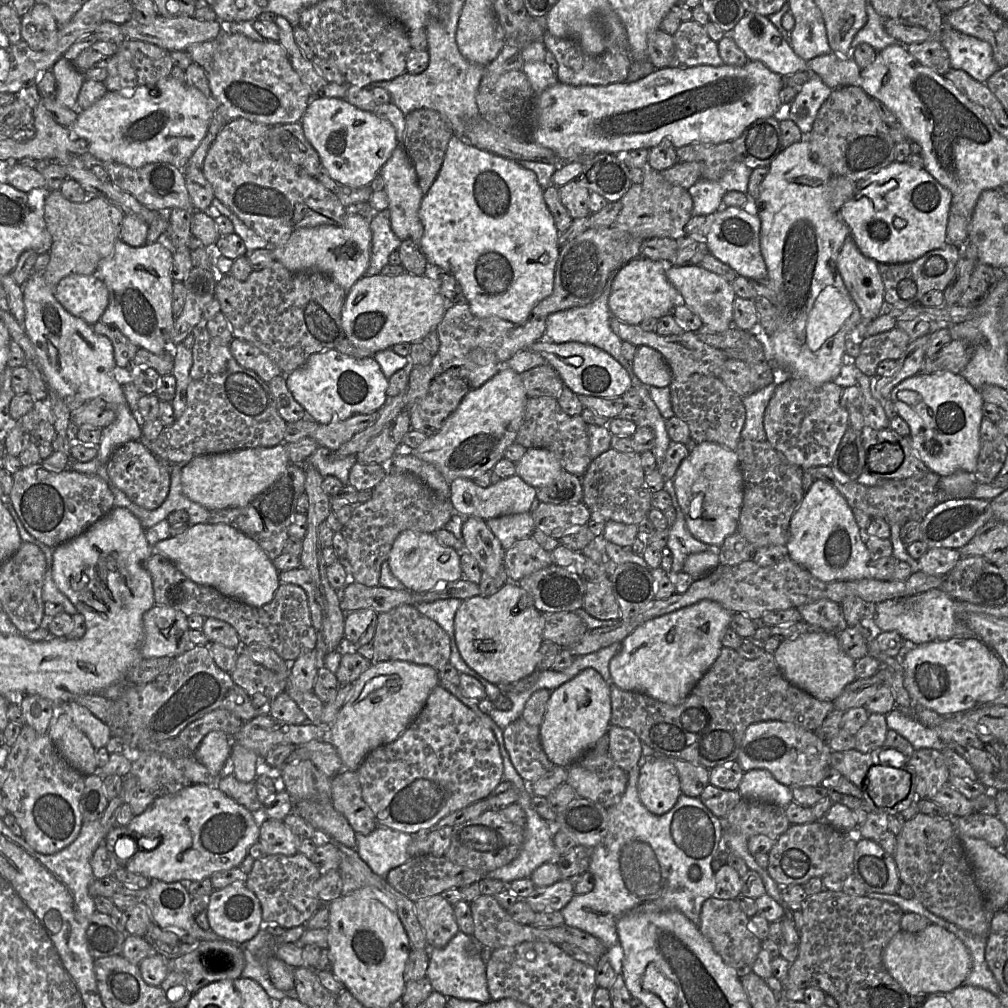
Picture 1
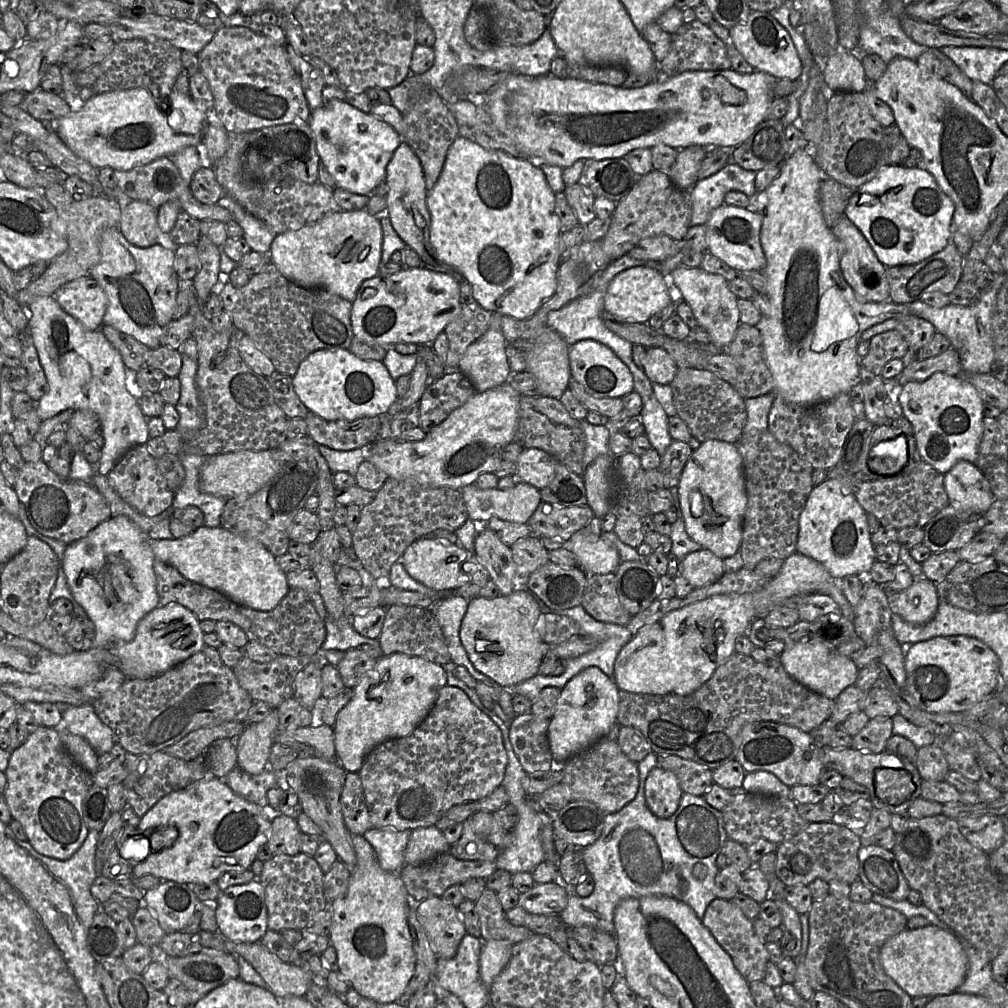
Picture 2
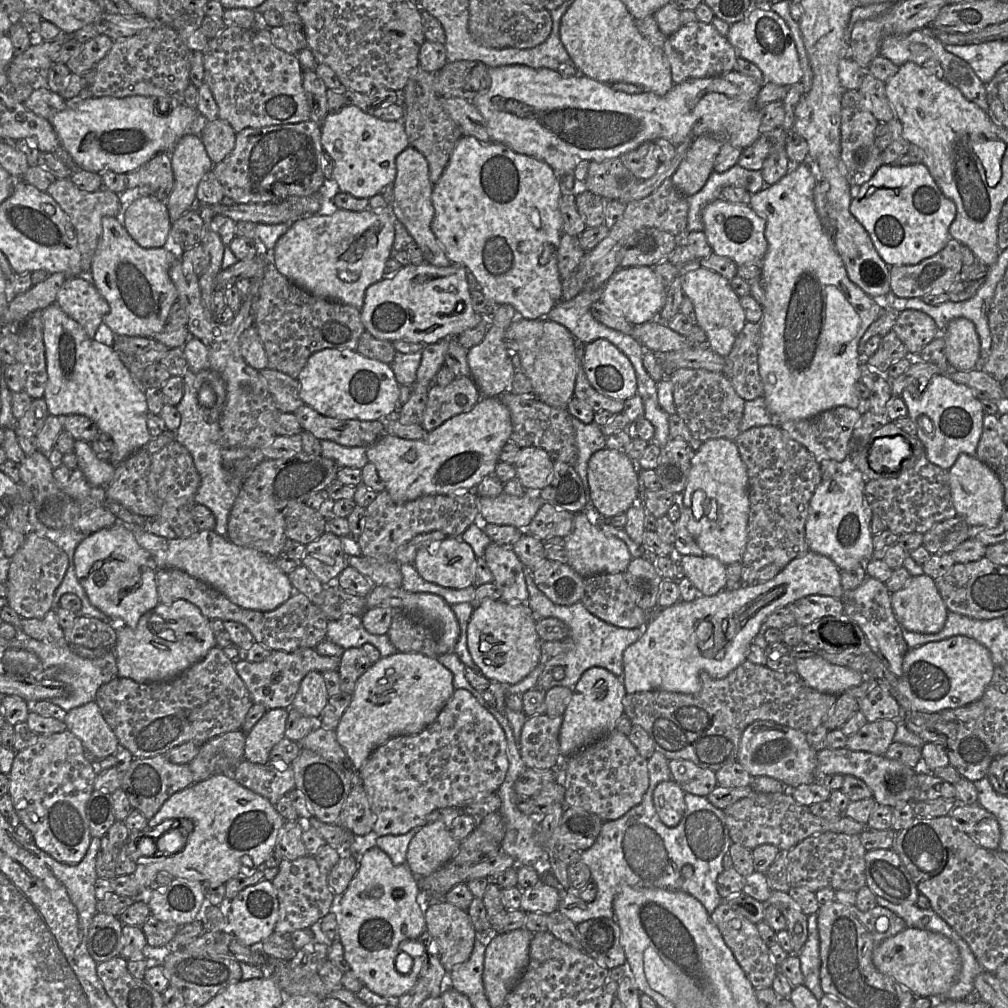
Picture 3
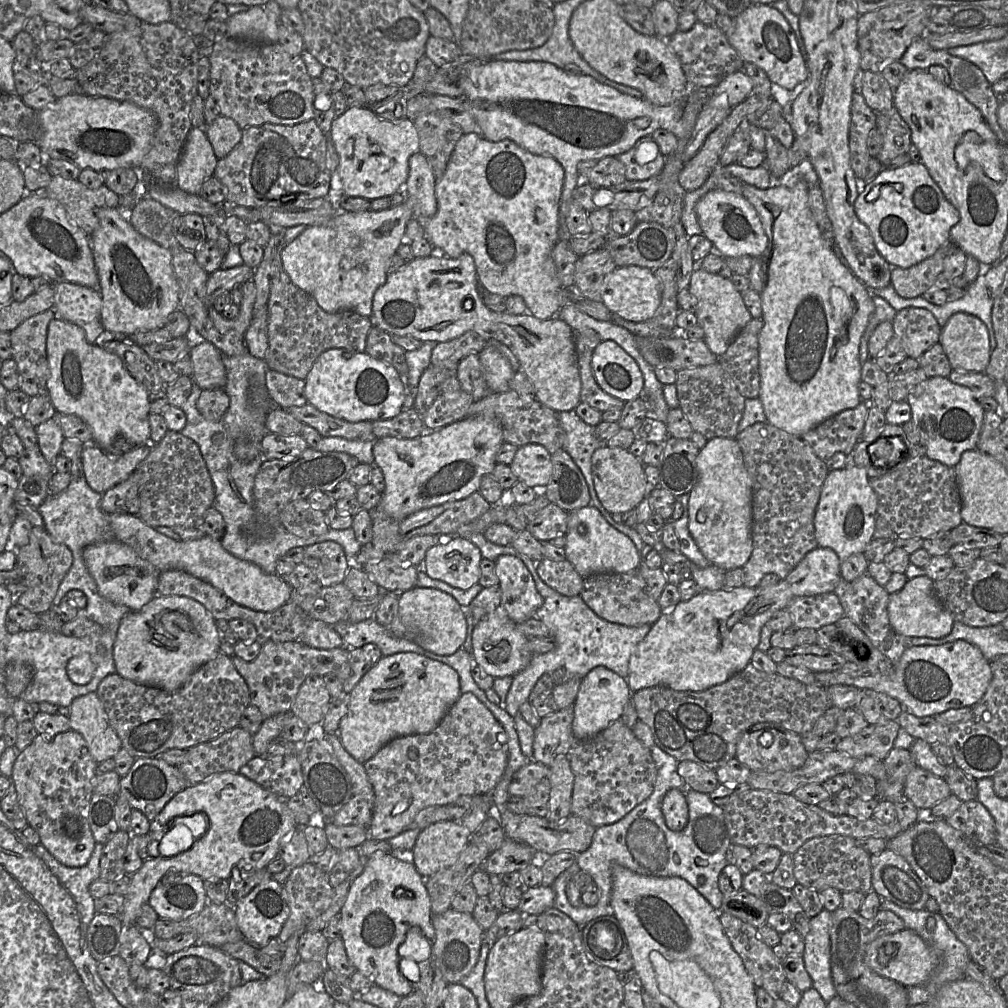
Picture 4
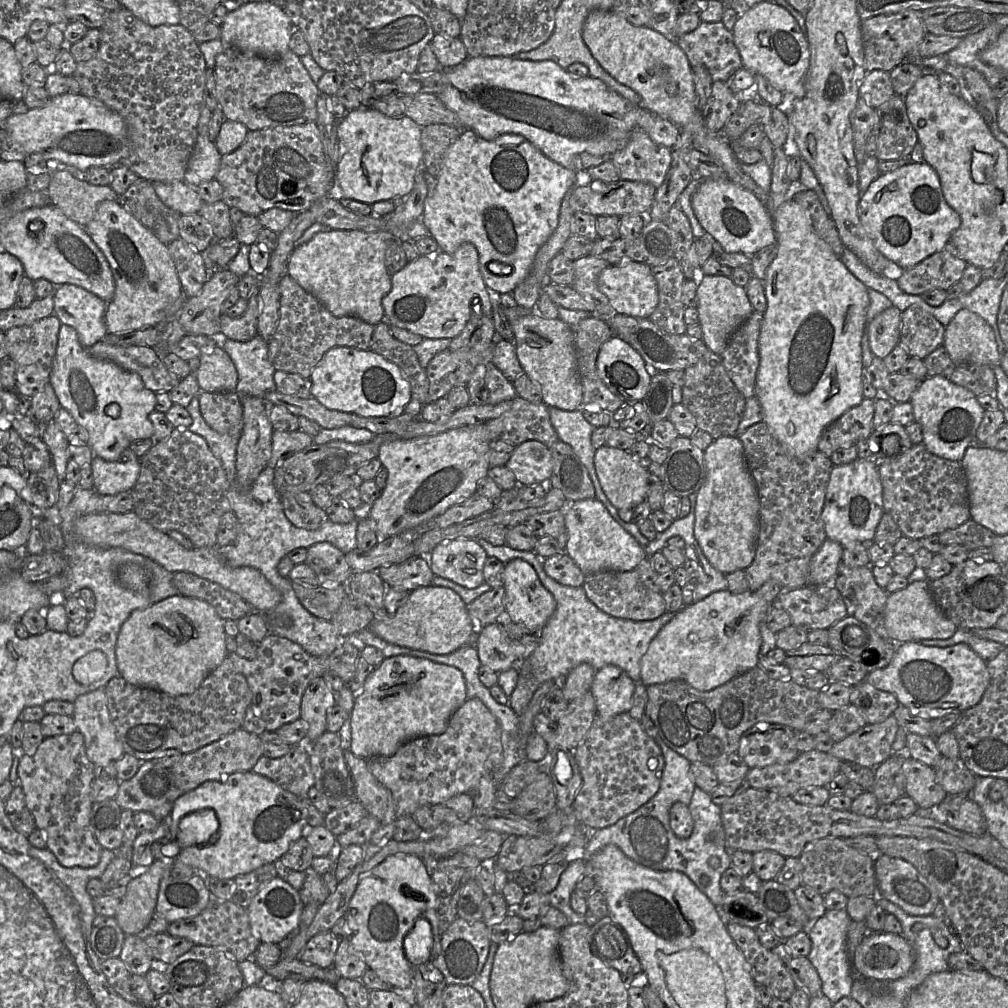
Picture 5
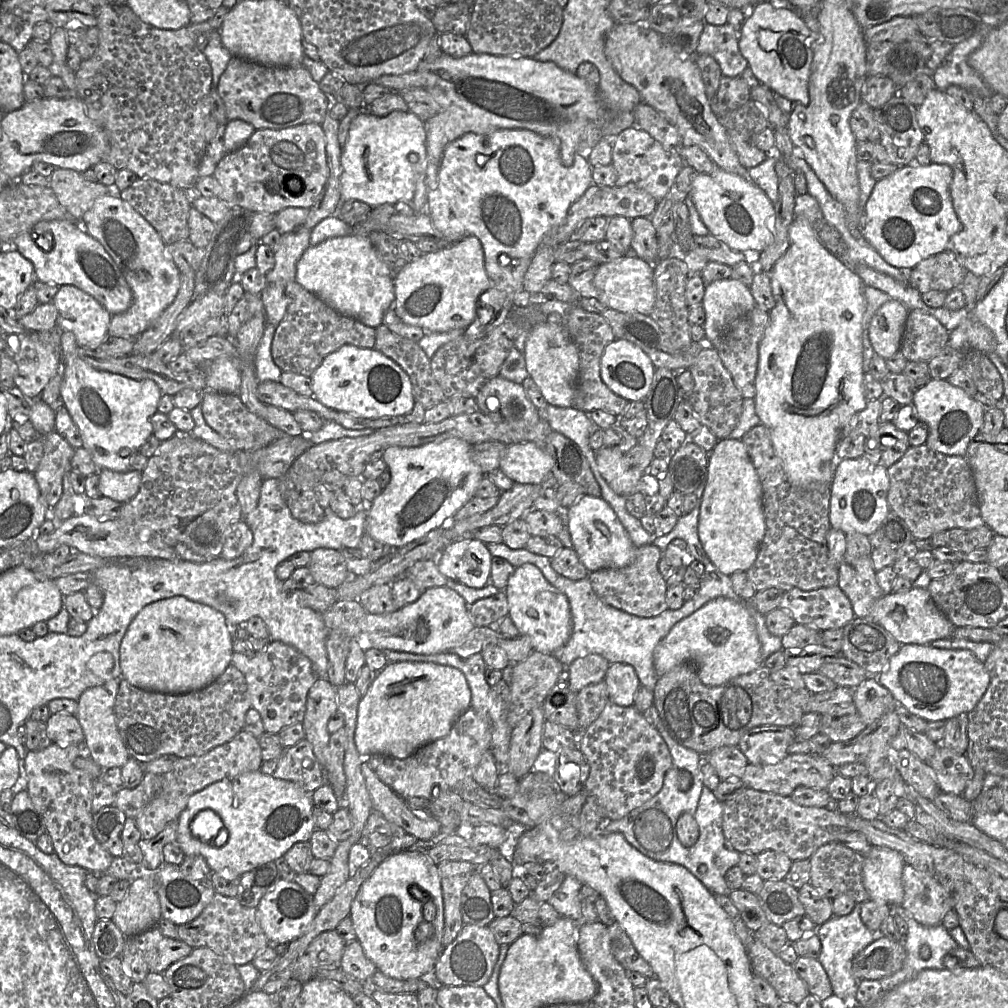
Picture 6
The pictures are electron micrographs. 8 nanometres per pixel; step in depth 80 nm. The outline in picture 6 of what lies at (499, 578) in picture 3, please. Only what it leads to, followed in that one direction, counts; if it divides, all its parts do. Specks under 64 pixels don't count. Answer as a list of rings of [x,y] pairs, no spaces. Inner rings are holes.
[[[526,563],[515,568],[508,579],[504,592],[509,606],[508,617],[514,622],[520,636],[524,636],[530,641],[534,651],[553,655],[567,643],[573,629],[568,598],[551,585],[536,566]]]

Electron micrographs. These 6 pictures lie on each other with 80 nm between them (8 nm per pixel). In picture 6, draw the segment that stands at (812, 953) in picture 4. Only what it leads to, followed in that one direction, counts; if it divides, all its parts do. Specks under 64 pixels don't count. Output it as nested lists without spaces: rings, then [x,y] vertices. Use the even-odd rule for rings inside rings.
[[[858,904],[853,911],[845,916],[833,916],[828,921],[818,926],[815,932],[821,941],[821,952],[818,961],[825,969],[833,995],[848,1003],[855,1002],[858,980],[852,973],[852,961],[854,957],[874,940],[883,935],[867,928],[861,920]]]

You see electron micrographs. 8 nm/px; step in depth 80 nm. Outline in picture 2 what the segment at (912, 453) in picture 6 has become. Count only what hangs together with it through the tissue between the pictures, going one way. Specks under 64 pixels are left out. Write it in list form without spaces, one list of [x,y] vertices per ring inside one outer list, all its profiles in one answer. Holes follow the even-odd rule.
[[[923,460],[911,472],[892,475],[887,477],[887,480],[857,480],[854,494],[867,513],[873,514],[881,525],[893,527],[896,530],[904,527],[924,528],[934,516],[950,505],[944,488],[944,475]]]

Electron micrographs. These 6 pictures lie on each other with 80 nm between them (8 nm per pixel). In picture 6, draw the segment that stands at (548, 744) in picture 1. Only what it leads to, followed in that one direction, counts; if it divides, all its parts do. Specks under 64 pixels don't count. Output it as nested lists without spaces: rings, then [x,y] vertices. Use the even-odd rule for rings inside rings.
[[[610,664],[603,681],[607,686],[609,702],[622,707],[634,704],[635,694],[641,684],[631,665]]]

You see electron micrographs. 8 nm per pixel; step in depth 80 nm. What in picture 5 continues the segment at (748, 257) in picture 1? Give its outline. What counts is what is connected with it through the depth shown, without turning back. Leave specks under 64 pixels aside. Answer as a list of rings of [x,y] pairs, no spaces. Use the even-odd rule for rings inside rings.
[[[729,179],[703,180],[692,197],[693,212],[702,228],[729,253],[755,253],[776,245],[773,220],[768,208],[751,192]]]

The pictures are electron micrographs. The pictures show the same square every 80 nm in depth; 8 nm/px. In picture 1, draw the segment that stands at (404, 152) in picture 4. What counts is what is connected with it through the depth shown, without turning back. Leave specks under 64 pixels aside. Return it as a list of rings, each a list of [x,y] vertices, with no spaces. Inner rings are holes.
[[[313,96],[300,120],[300,124],[305,137],[317,151],[320,163],[327,170],[330,177],[339,185],[351,188],[369,186],[374,178],[380,174],[382,167],[399,145],[395,128],[390,122],[379,118],[374,112],[357,108],[345,99]]]

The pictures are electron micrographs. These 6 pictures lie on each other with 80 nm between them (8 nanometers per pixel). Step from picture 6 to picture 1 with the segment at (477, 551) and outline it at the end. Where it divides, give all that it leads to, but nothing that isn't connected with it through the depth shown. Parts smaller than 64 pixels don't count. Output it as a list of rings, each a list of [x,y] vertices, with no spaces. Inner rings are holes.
[[[405,530],[395,539],[387,563],[391,573],[412,592],[429,592],[463,578],[460,552],[440,544],[435,533]]]

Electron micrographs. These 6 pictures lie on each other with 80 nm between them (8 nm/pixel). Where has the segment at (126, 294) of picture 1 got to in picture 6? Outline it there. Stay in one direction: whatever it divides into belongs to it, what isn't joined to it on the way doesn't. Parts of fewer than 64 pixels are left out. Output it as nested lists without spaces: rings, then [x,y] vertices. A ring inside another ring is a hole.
[[[113,189],[111,194],[96,199],[80,222],[83,224],[84,230],[102,244],[106,252],[120,268],[132,292],[133,299],[130,307],[122,313],[111,316],[108,334],[114,337],[136,338],[148,329],[174,301],[180,289],[181,279],[180,271],[168,256],[166,244],[159,233],[143,216],[126,201],[122,200],[119,194],[119,191]]]

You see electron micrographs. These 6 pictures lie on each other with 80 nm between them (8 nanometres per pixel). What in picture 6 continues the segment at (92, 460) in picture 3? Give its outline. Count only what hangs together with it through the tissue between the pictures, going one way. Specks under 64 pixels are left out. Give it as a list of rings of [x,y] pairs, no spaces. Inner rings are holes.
[[[100,469],[97,474],[101,495],[121,504],[132,499],[139,490],[141,480],[139,471],[115,472],[109,469]]]

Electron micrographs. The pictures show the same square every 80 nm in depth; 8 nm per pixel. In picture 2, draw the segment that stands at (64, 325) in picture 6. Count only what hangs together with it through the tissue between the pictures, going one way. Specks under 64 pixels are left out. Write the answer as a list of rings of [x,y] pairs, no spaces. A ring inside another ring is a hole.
[[[92,277],[65,283],[53,295],[61,308],[90,331],[100,330],[108,308],[108,297]]]

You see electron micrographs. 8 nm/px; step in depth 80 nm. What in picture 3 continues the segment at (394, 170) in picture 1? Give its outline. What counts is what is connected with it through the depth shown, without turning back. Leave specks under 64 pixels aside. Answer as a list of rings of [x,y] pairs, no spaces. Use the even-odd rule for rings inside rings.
[[[410,145],[396,157],[395,164],[397,174],[393,182],[394,200],[390,207],[395,218],[405,226],[414,242],[421,249],[424,262],[436,267],[453,265],[447,259],[443,247],[431,230],[431,223],[434,218],[433,184],[430,181],[429,165],[426,158]]]

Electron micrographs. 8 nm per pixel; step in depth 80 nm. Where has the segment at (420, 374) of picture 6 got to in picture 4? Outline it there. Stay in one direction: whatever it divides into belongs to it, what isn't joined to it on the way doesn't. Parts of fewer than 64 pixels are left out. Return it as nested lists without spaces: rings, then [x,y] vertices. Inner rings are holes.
[[[372,327],[366,339],[365,352],[370,356],[392,365],[407,381],[408,365],[406,351],[395,344],[392,336],[384,330]]]

